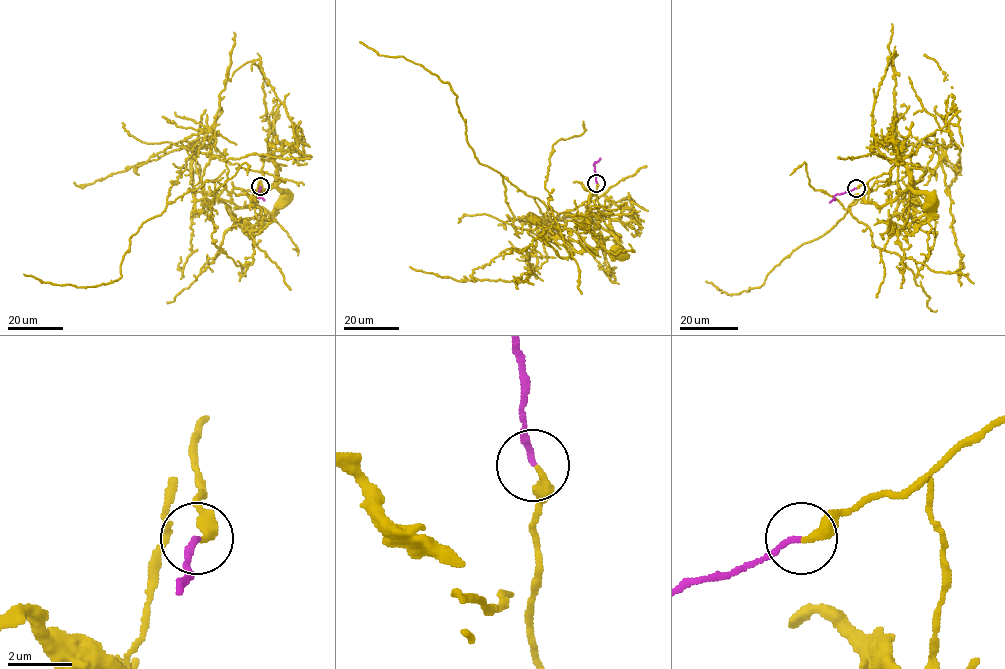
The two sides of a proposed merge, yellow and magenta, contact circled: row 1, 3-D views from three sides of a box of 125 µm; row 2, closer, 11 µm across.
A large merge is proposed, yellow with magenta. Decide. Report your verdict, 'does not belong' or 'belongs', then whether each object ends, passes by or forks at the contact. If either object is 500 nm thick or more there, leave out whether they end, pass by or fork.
does not belong; yellow ends; magenta ends

